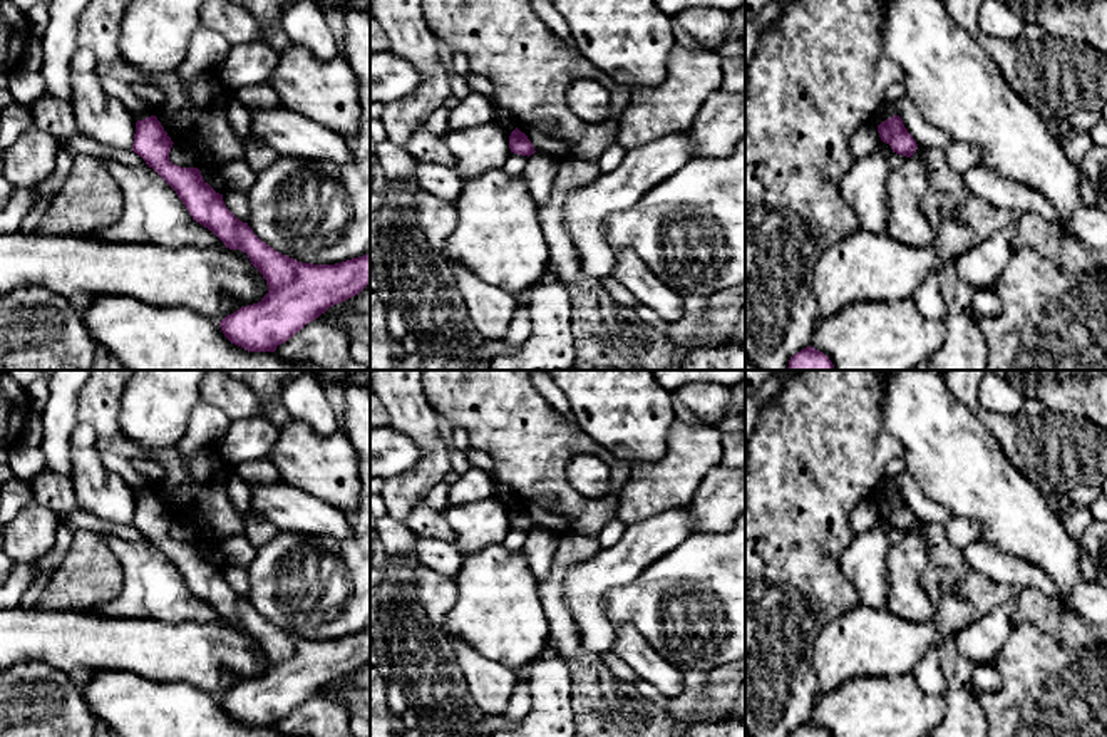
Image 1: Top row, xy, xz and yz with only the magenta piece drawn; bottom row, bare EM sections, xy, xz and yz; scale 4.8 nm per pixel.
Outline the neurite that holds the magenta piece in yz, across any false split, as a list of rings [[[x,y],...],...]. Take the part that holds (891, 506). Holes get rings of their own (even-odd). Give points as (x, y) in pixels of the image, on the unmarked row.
[[[893,491],[878,501],[883,518],[889,519],[893,528],[911,533],[918,523],[913,511],[904,502],[899,491]]]

